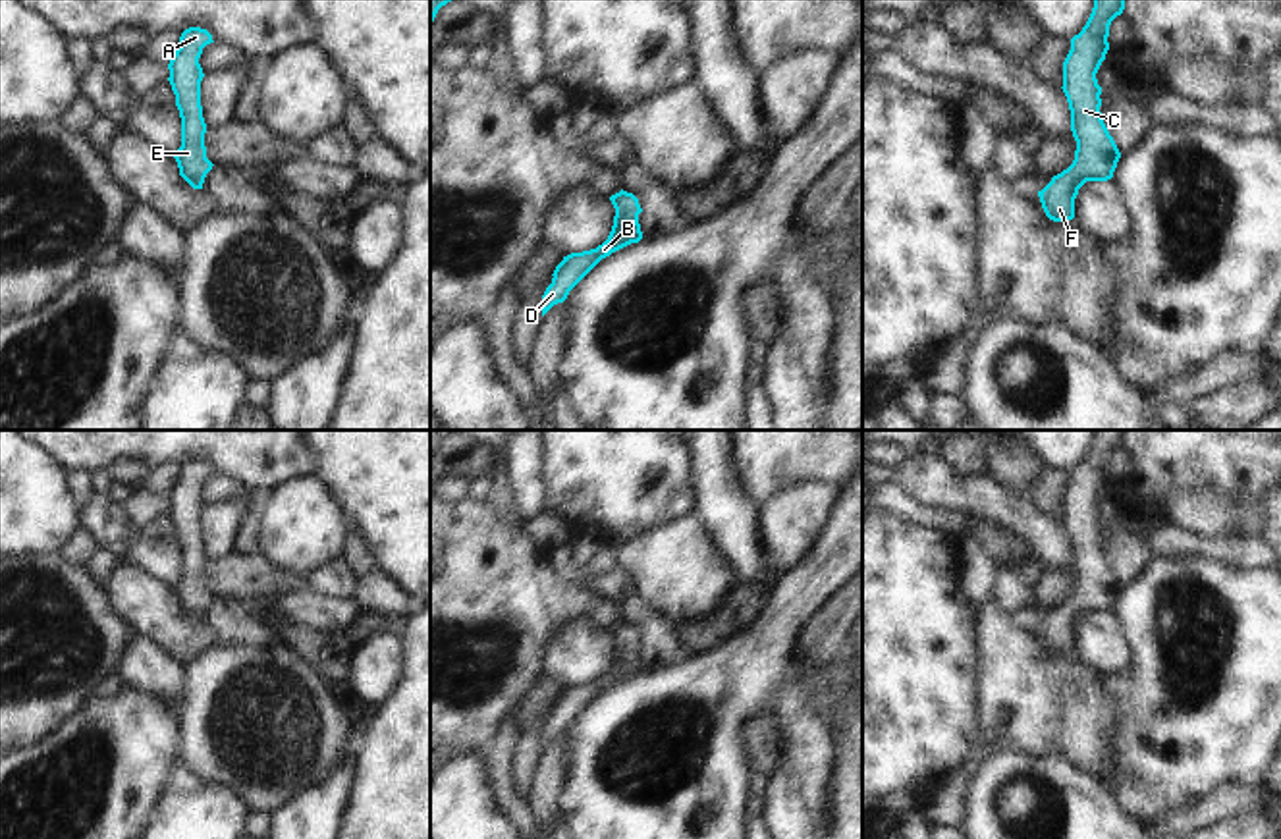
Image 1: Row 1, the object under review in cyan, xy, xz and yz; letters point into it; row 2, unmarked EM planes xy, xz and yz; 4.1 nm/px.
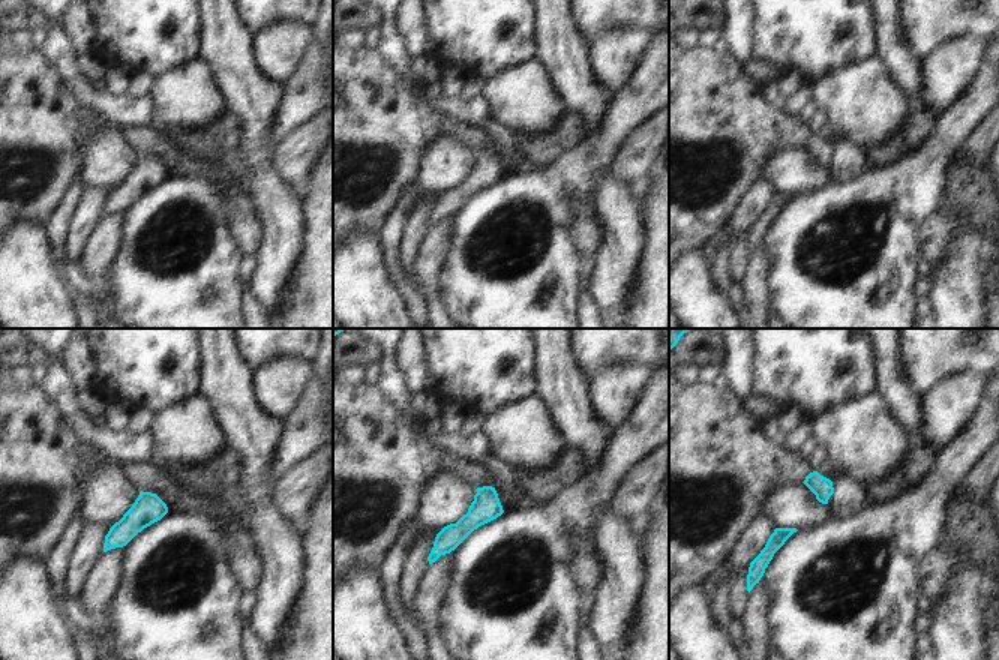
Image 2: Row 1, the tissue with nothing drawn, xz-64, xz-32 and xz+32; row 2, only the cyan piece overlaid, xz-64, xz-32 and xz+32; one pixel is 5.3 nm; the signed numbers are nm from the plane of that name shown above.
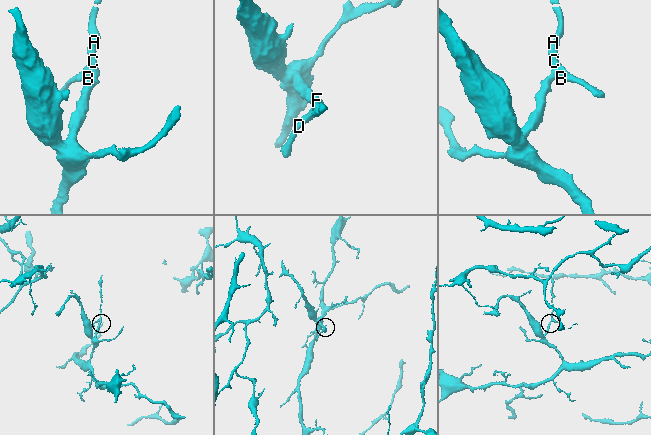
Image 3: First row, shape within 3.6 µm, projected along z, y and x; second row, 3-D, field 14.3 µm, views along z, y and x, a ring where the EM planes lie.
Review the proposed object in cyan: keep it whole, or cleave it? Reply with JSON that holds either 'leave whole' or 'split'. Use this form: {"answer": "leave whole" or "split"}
{"answer": "leave whole"}

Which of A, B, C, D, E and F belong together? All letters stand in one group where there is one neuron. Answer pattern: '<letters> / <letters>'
A B C D E F

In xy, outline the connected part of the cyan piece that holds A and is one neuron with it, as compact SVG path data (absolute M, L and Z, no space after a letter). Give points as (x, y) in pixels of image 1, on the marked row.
M189 27L179 37L179 48L172 56L170 85L176 95L176 106L181 118L181 147L174 154L179 176L193 187L203 189L212 162L206 158L204 133L206 123L201 106L201 81L204 77L199 58L212 35L201 27Z

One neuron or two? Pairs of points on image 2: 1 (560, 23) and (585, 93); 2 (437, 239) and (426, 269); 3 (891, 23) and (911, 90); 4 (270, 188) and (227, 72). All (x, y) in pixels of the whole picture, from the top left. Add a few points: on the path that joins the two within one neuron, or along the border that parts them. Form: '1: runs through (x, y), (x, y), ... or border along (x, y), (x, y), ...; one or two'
1: runs through (560, 41), (570, 75); one
2: runs through (434, 246), (428, 261); one
3: runs through (891, 39), (891, 48), (906, 74); one
4: runs through (258, 159), (254, 101); one

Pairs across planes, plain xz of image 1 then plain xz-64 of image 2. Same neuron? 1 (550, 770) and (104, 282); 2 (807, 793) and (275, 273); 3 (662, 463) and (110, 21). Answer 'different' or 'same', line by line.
1: different
2: same
3: same

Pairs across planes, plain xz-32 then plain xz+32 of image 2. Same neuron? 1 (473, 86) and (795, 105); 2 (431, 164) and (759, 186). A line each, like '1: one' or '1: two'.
1: one
2: two

